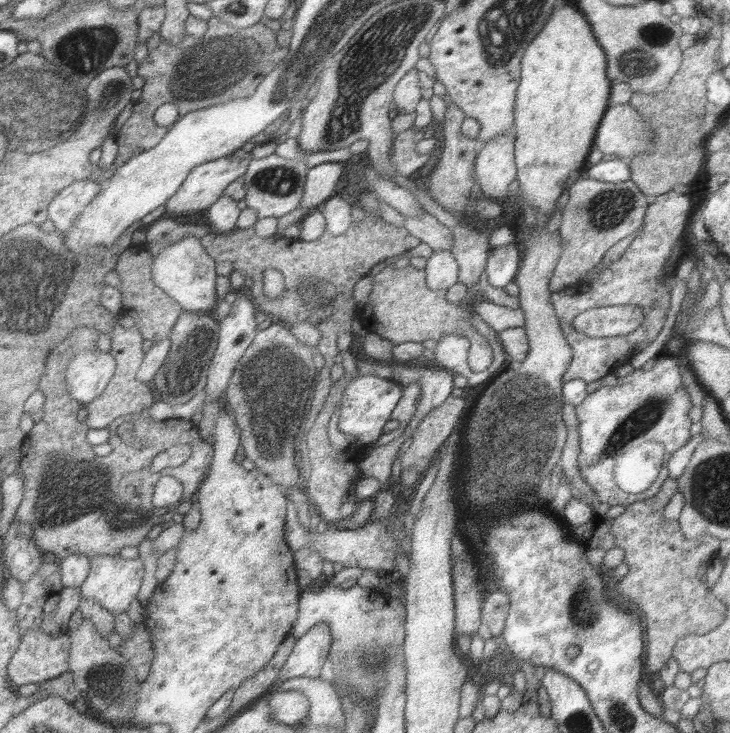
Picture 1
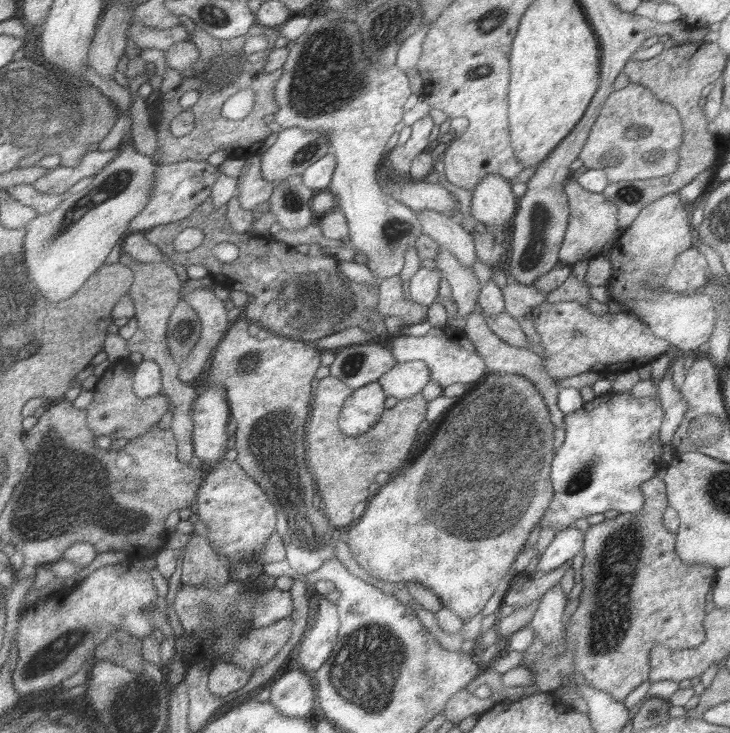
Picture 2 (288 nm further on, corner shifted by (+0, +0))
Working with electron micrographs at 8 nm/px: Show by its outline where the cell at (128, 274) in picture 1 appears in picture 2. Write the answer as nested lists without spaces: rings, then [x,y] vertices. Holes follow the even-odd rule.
[[[127,254],[119,256],[119,264],[127,266],[133,270],[133,284],[131,284],[131,300],[135,304],[135,320],[137,320],[137,330],[135,334],[127,340],[125,348],[129,354],[139,352],[143,360],[151,360],[159,366],[161,370],[161,392],[159,396],[165,396],[173,404],[173,422],[171,430],[177,440],[177,458],[181,462],[189,462],[193,456],[193,418],[191,418],[191,406],[199,394],[199,390],[193,384],[185,384],[179,380],[179,364],[173,362],[169,348],[167,348],[167,324],[173,308],[181,300],[181,288],[183,282],[177,278],[177,274],[169,268],[169,264],[153,262],[153,264],[141,264],[137,260],[131,260]]]

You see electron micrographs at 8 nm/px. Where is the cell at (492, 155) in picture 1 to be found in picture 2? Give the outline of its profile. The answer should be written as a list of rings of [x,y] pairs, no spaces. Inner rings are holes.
[[[489,172],[485,178],[481,178],[477,188],[473,188],[473,198],[469,202],[475,224],[481,222],[485,228],[503,226],[515,216],[517,196],[511,192],[511,186],[513,182],[495,172]]]

